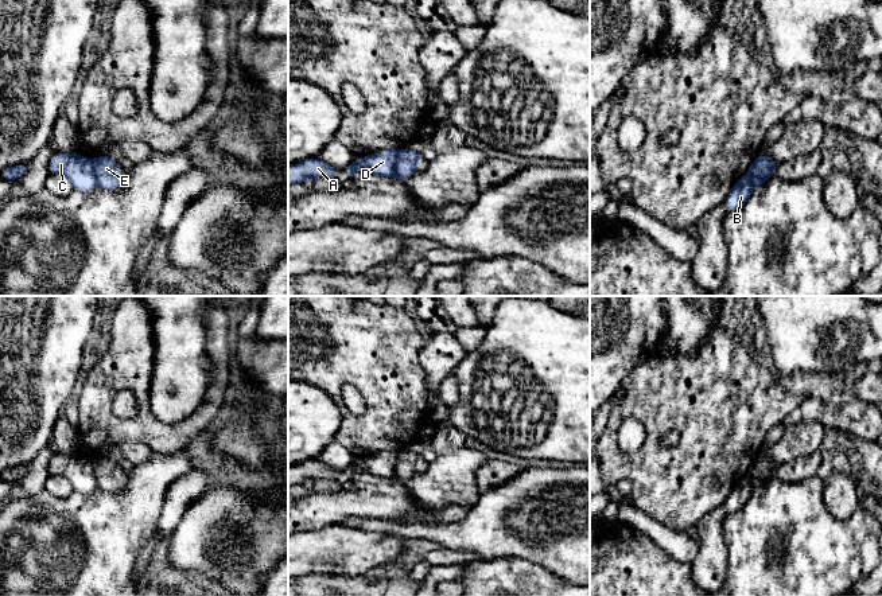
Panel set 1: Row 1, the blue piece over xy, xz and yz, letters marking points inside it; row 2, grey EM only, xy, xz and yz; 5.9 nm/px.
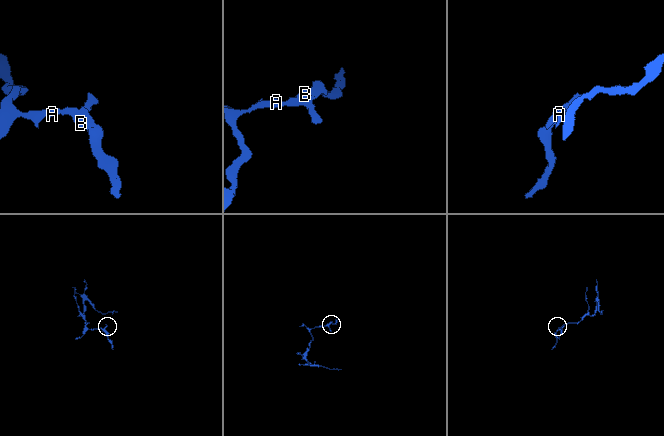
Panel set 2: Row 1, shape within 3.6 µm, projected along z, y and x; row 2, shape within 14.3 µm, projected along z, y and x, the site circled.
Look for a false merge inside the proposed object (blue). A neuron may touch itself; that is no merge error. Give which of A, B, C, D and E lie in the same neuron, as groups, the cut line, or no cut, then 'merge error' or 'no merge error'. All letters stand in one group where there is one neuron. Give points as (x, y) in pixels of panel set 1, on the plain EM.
A B C D / E | xz (400, 452), (393, 478) | merge error

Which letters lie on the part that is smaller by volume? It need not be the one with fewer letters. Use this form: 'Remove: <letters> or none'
Remove: E

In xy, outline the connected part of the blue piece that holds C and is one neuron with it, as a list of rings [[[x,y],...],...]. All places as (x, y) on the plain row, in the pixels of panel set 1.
[[[57,453],[48,464],[50,476],[65,476],[73,491],[92,492],[97,487],[93,463],[78,455]]]

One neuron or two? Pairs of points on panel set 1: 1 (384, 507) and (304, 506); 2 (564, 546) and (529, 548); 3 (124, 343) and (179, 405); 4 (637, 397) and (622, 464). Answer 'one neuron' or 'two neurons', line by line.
1: one neuron
2: one neuron
3: two neurons
4: one neuron

